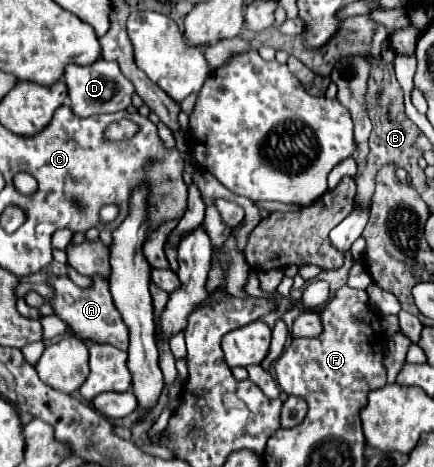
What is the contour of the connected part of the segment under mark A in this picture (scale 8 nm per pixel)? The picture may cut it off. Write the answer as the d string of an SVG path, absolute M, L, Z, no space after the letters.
M66 275L62 277L52 277L50 287L54 289L54 295L50 299L50 305L54 309L54 315L60 317L64 323L68 323L78 337L90 339L90 341L100 341L100 343L110 343L122 351L128 349L128 327L124 325L122 317L118 315L118 309L114 307L114 301L108 291L108 281L102 277L92 277L94 283L88 289L82 289L74 285Z

